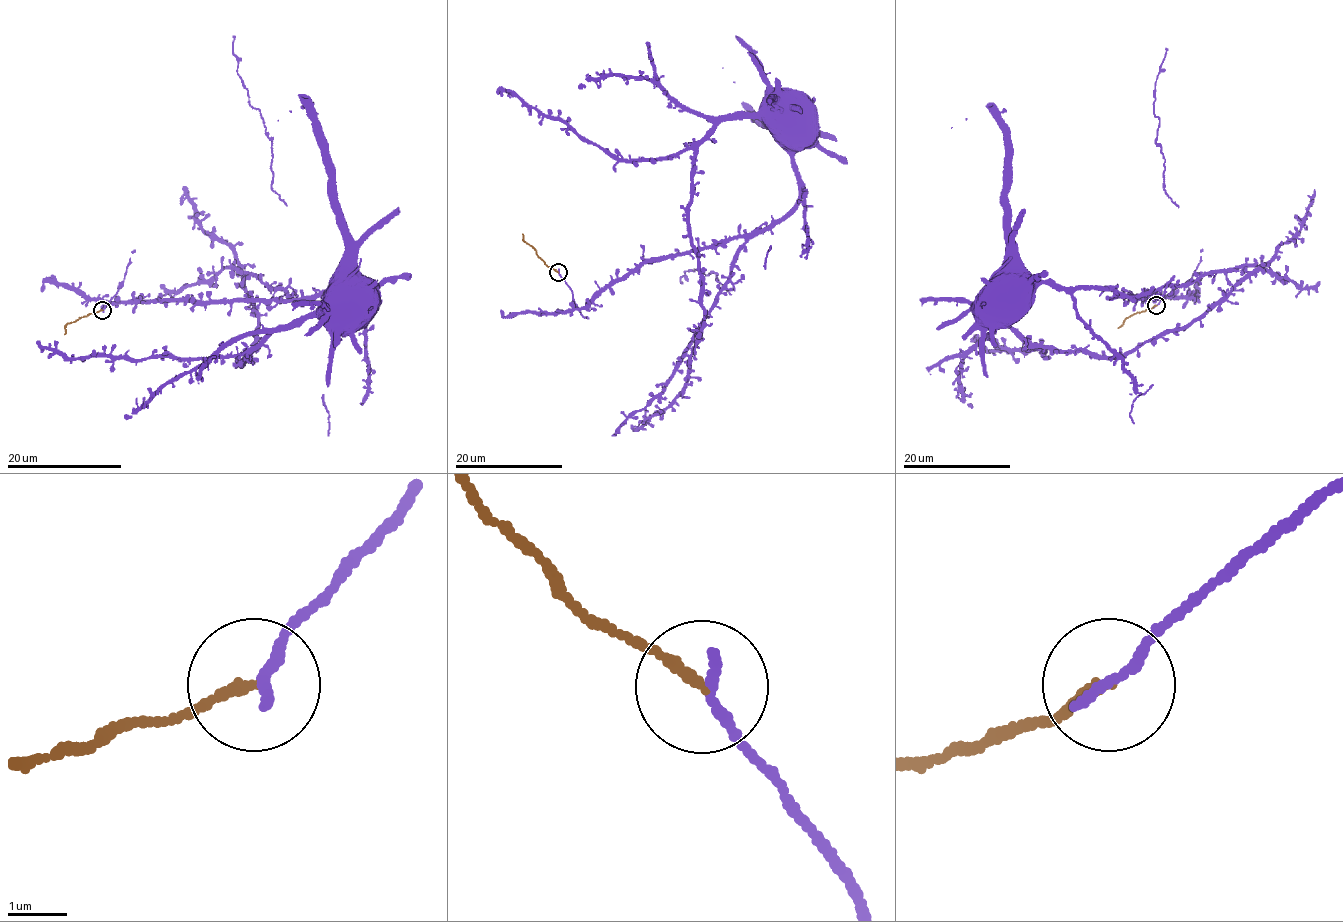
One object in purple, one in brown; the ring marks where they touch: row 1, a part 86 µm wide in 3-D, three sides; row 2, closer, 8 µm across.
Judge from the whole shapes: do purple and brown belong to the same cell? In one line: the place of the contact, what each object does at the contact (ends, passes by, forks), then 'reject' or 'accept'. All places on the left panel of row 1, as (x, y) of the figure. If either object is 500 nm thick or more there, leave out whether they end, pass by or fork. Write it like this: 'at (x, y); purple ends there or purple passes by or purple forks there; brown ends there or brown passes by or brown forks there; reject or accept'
at (102, 310); purple ends there; brown ends there; accept

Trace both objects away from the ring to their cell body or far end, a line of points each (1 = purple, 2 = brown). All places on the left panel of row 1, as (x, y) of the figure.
1: (102, 309), (118, 289), (121, 301), (287, 301), (360, 291), (355, 287), (338, 301), (331, 301), (345, 315)
2: (102, 309), (70, 322), (64, 334)

